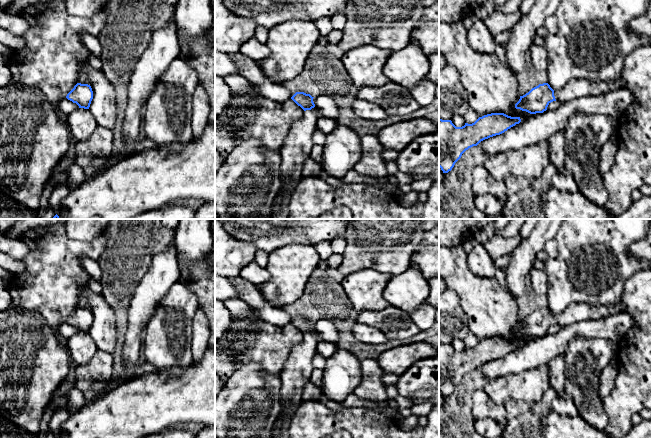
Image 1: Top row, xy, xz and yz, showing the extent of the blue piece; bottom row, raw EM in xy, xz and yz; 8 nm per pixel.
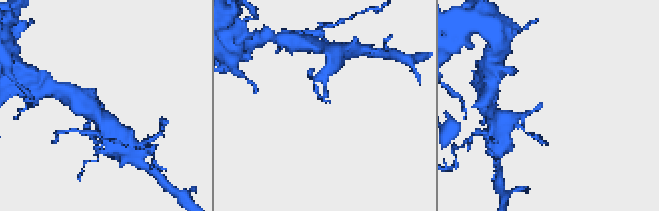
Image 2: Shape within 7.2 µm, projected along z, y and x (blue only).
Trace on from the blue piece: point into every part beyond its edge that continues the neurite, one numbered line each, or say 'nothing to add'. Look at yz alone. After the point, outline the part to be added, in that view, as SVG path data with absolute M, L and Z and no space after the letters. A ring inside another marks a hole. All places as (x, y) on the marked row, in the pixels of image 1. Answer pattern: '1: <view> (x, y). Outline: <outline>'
1: yz (576, 88). Outline: M622 76L617 81L595 82L587 79L573 79L562 88L554 91L554 96L561 104L581 97L598 96L613 89L625 88Z

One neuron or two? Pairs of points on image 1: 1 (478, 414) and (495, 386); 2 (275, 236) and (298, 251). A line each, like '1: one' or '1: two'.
1: two
2: two

